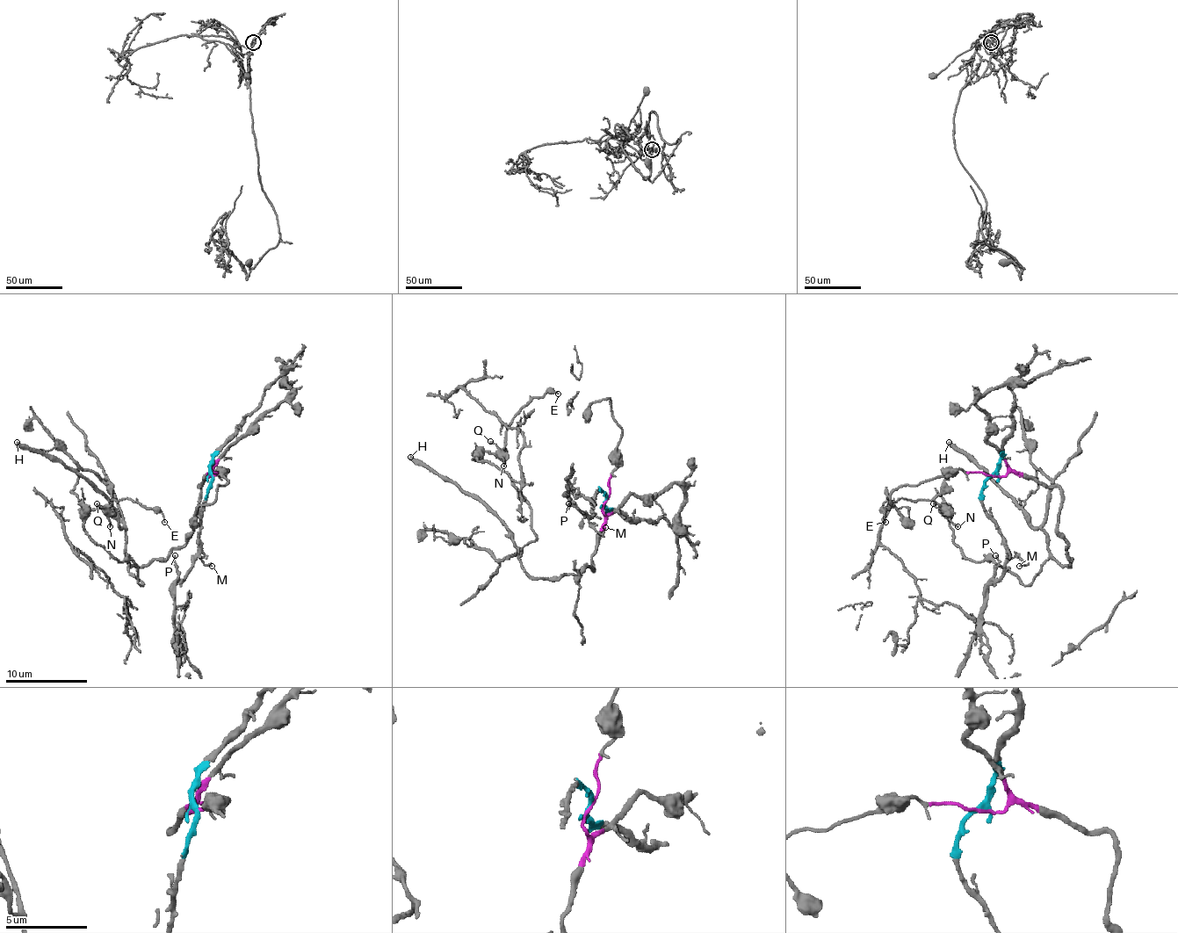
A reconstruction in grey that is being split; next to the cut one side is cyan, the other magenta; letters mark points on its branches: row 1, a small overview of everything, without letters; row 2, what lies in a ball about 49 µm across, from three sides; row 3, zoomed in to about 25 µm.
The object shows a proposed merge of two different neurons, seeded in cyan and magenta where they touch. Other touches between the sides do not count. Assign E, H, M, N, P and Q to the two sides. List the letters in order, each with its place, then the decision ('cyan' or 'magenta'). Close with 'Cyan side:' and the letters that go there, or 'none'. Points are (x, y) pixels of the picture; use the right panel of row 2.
E: at (885, 522); magenta
H: at (949, 442); magenta
M: at (1019, 566); cyan
N: at (957, 526); magenta
P: at (995, 555); cyan
Q: at (933, 503); magenta
Cyan side: M, P

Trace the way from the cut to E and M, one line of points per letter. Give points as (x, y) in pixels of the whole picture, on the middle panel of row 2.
E: (605, 503), (594, 568), (526, 571), (532, 509), (509, 477), (477, 459), (503, 446), (534, 397), (559, 393)
M: (605, 501), (602, 491), (596, 495), (591, 525), (600, 534), (605, 528)

